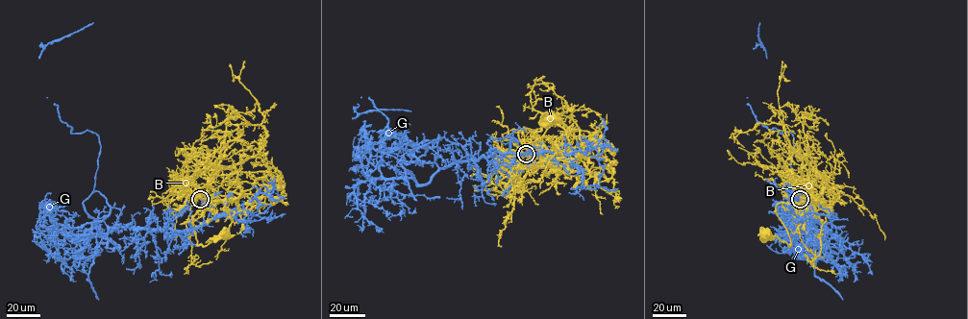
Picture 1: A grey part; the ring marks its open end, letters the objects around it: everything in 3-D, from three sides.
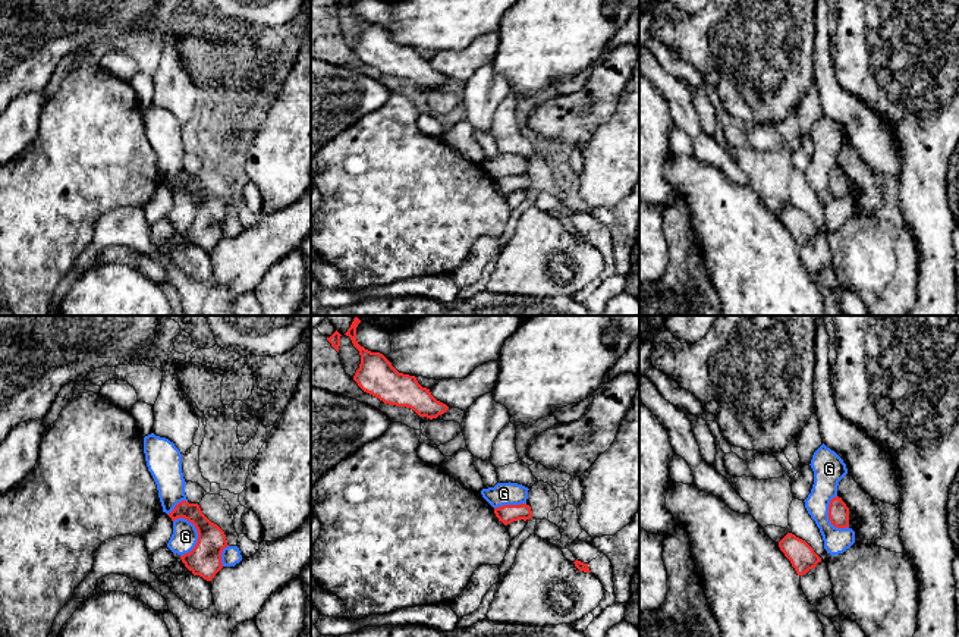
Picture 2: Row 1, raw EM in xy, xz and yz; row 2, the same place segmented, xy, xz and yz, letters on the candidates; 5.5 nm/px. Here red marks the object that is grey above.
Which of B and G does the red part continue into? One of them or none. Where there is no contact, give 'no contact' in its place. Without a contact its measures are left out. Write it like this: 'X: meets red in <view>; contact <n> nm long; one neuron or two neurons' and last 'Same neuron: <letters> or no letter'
B: no contact; two neurons
G: meets red in xy; contact 220 nm long; two neurons
Same neuron: no letter

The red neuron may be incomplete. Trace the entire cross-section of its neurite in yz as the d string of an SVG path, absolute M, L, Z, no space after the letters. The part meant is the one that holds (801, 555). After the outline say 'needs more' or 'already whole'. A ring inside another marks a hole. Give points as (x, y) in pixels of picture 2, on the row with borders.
M787 533L779 542L780 550L790 561L798 575L806 574L809 569L815 568L821 558L814 552L814 549L802 539L792 533Z; already whole

